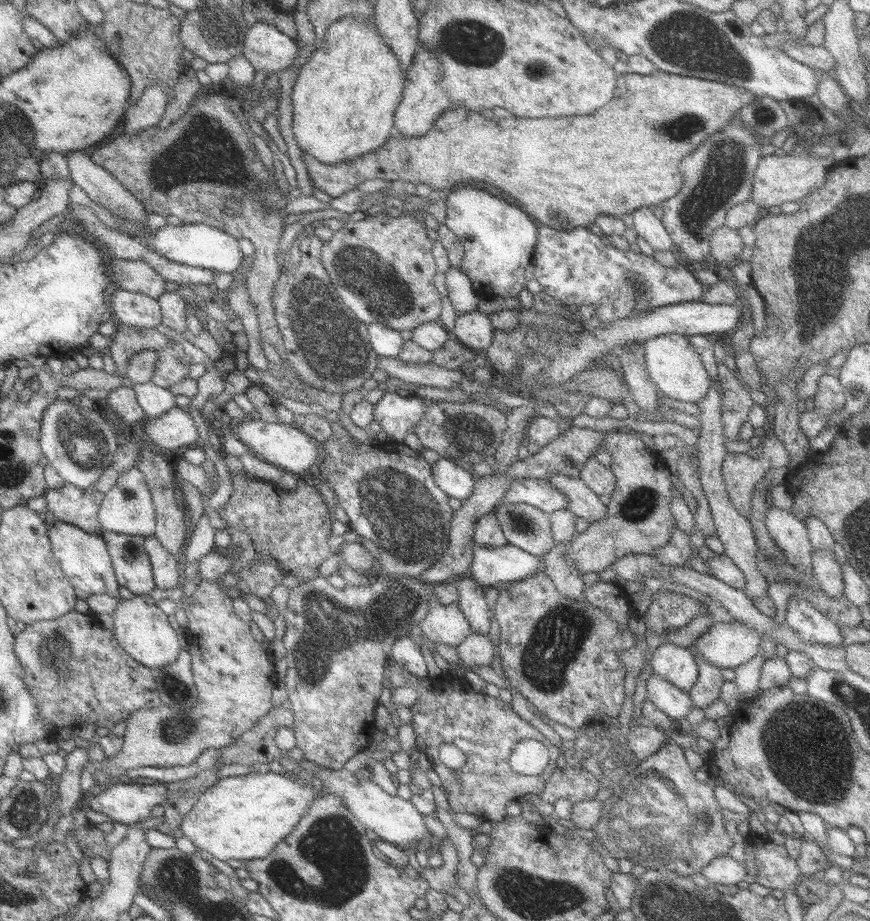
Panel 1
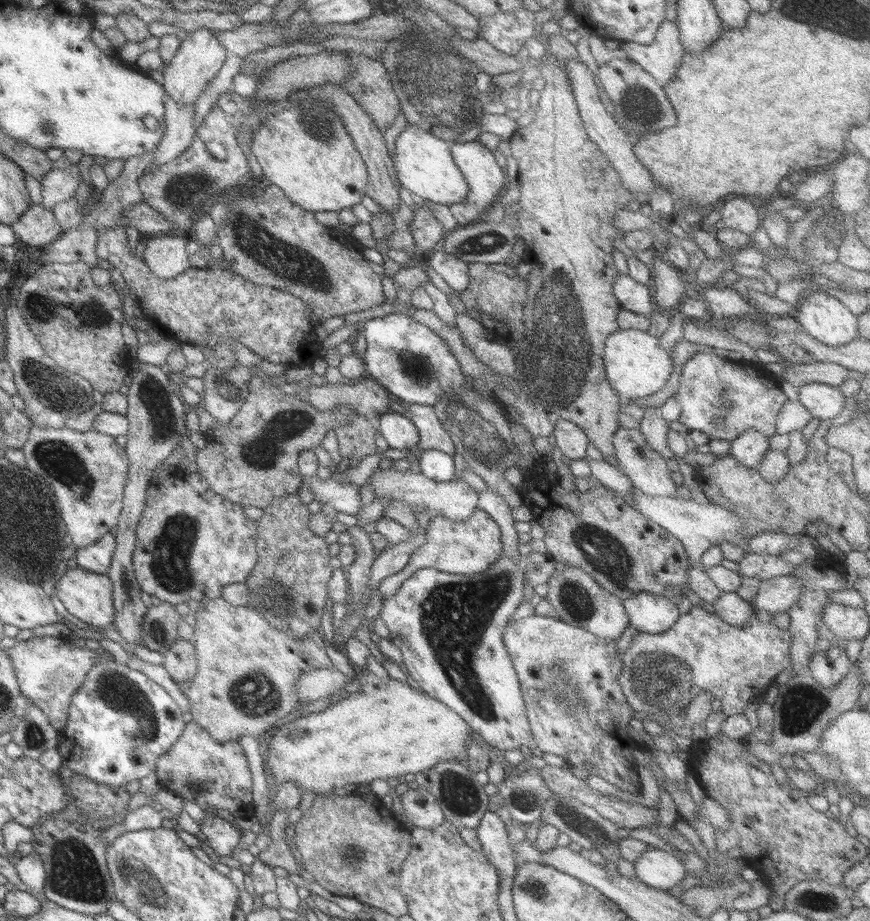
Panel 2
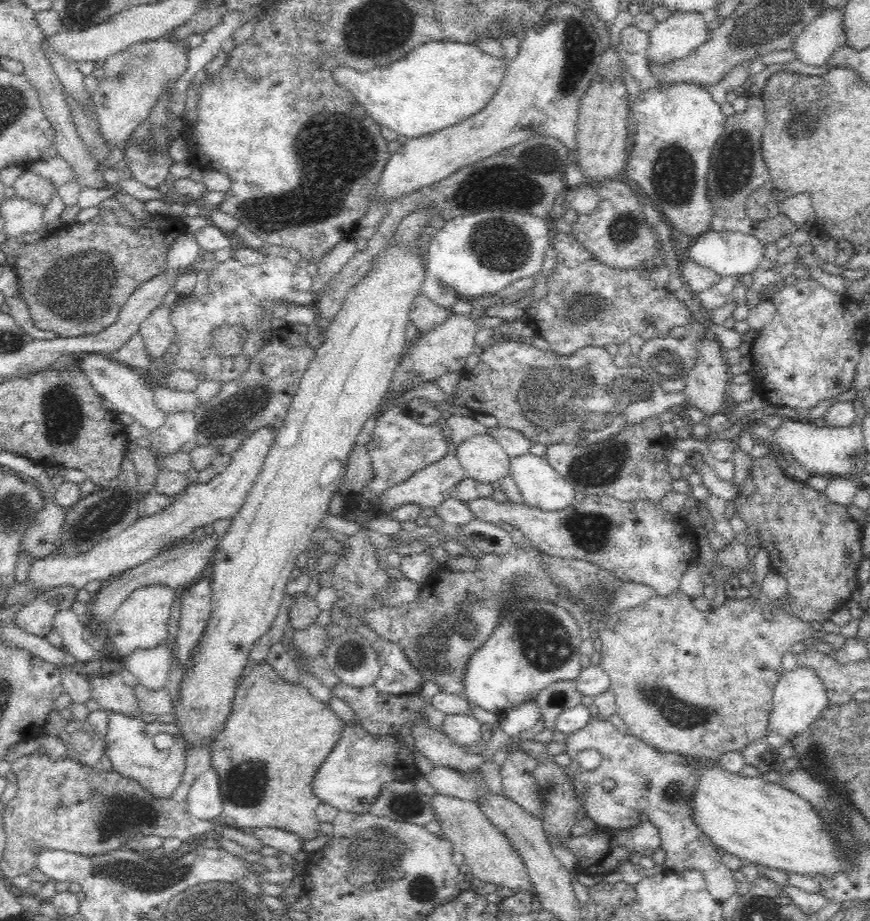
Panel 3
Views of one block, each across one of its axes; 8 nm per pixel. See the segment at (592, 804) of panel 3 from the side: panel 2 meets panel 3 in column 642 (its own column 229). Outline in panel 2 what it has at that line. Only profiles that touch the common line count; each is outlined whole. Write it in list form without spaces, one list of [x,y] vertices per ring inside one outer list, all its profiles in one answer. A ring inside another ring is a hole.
[[[192,721],[171,747],[155,762],[158,784],[164,790],[191,800],[199,806],[204,816],[215,816],[216,810],[225,810],[233,818],[248,819],[251,813],[251,777],[241,746],[235,741],[217,743],[204,729]]]

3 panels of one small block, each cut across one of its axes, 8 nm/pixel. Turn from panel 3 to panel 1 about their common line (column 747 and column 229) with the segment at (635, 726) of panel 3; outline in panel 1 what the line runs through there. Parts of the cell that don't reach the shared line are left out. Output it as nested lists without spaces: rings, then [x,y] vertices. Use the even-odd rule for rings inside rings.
[[[201,579],[190,596],[191,602],[184,606],[187,617],[185,642],[190,654],[192,682],[196,689],[196,700],[186,710],[173,710],[167,706],[135,710],[124,721],[122,746],[113,756],[107,757],[105,769],[90,769],[95,784],[105,787],[122,780],[125,771],[137,768],[171,768],[193,763],[207,748],[223,749],[230,746],[239,736],[249,731],[256,722],[272,709],[271,693],[276,683],[273,659],[268,648],[264,648],[249,633],[248,624],[239,619],[234,610],[234,601],[230,599],[216,583]]]

